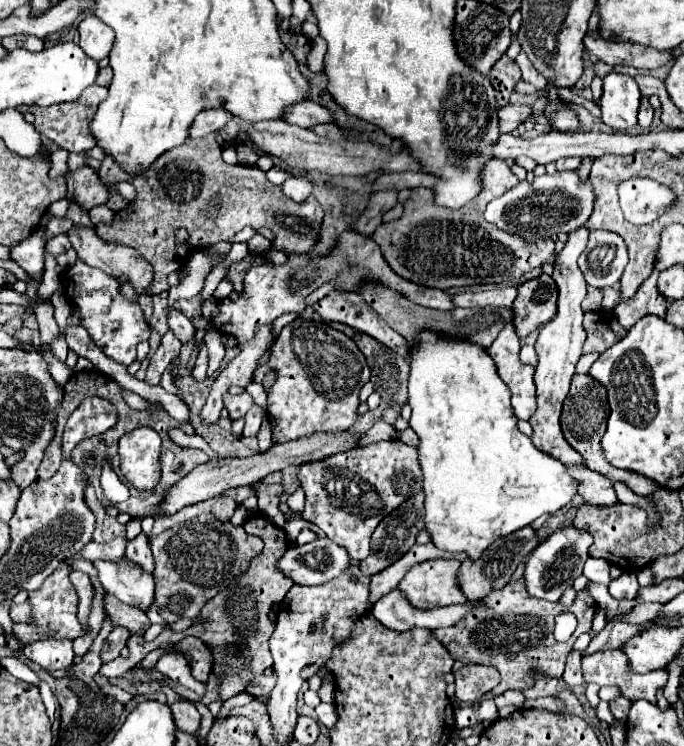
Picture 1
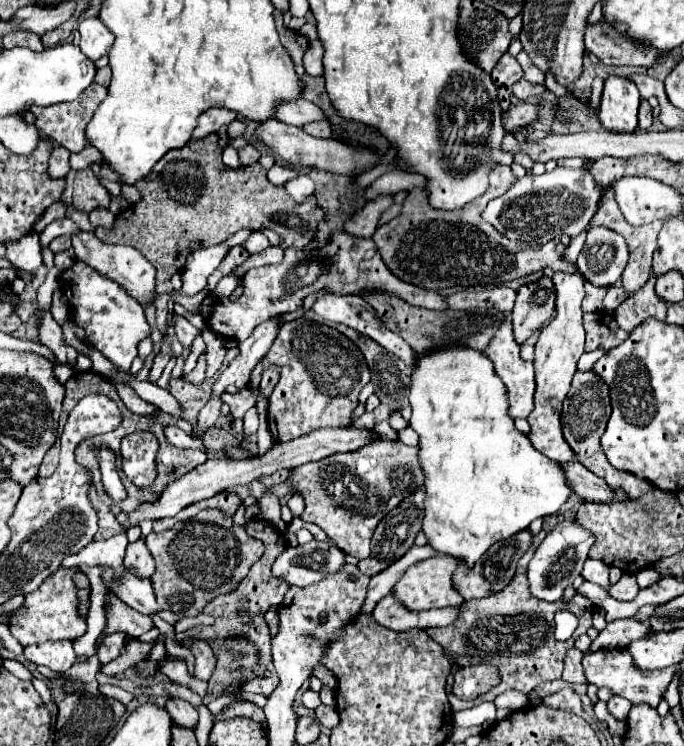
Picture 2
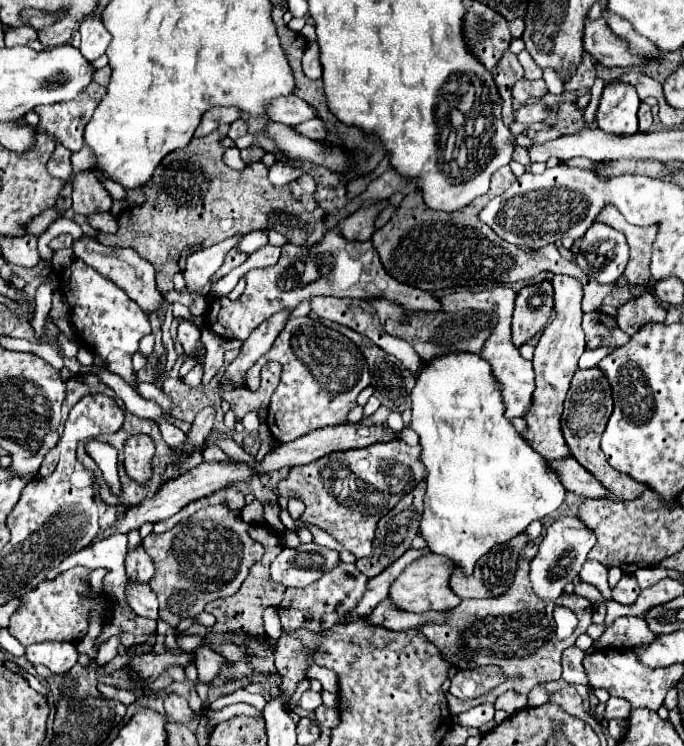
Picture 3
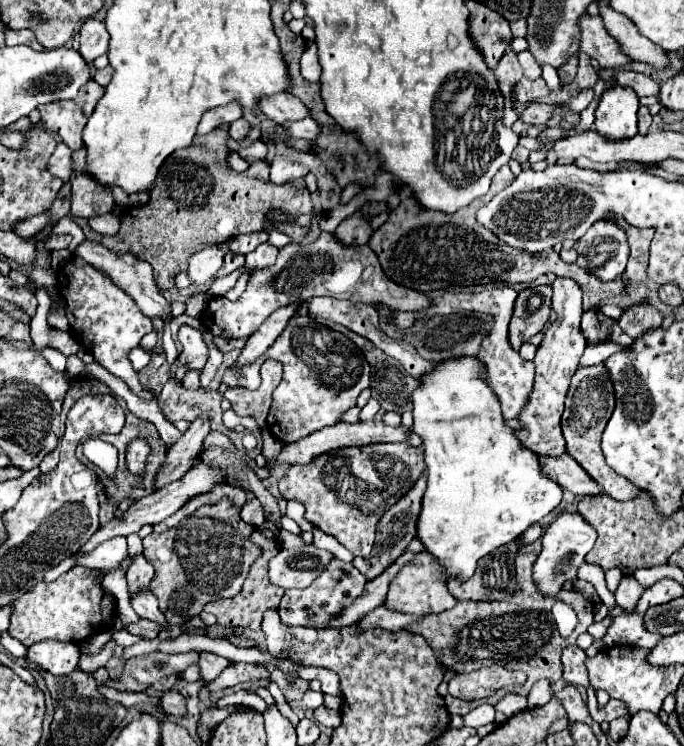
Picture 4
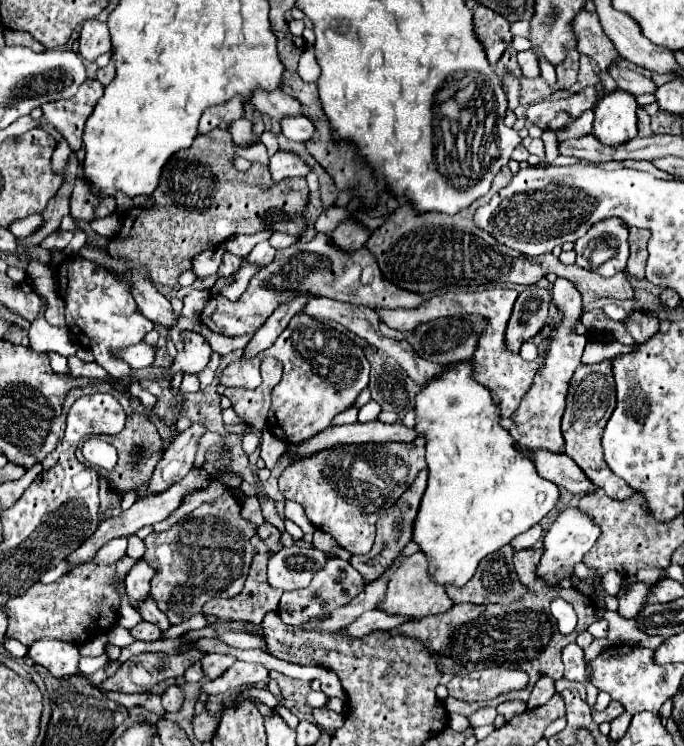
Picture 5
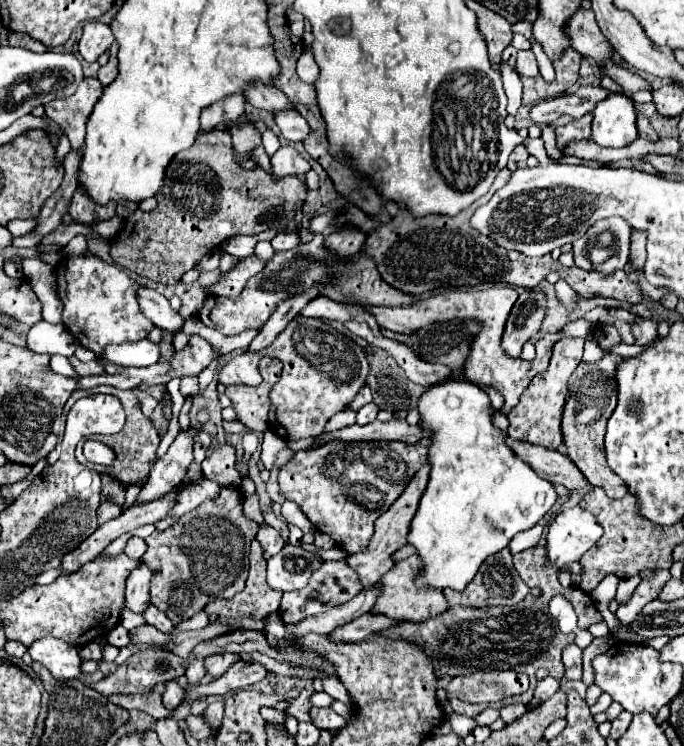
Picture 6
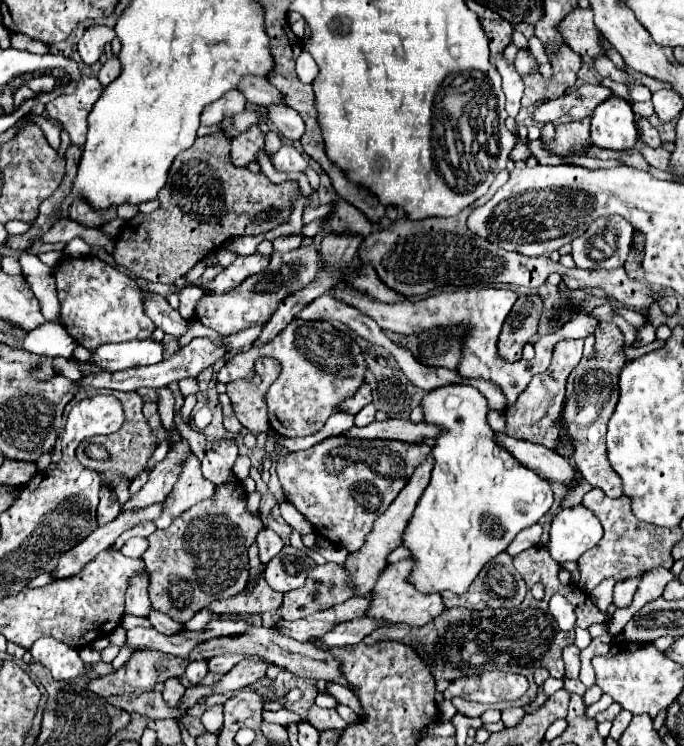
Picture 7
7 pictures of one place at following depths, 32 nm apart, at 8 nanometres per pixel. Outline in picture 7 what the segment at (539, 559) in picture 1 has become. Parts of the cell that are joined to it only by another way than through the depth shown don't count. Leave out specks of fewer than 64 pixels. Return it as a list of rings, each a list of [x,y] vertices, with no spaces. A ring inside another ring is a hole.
[[[584,506],[562,510],[554,516],[548,538],[550,556],[562,564],[578,560],[588,548],[596,546],[602,538],[602,526],[598,518]]]

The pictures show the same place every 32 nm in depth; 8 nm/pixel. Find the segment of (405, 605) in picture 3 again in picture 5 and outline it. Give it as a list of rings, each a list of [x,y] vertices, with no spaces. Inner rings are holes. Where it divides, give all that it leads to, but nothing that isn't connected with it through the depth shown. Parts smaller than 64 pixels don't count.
[[[412,554],[410,558],[406,558],[404,564],[400,564],[400,568],[390,576],[388,582],[388,592],[384,596],[384,600],[378,604],[378,608],[390,612],[390,614],[402,614],[402,616],[410,616],[410,618],[424,618],[430,614],[440,614],[444,610],[450,610],[454,606],[454,602],[448,598],[446,588],[440,586],[428,568],[428,560],[424,554]]]

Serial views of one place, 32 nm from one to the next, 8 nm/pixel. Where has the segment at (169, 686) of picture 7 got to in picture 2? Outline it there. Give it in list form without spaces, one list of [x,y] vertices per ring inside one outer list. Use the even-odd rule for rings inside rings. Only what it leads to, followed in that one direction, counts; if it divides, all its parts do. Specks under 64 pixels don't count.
[[[174,698],[174,700],[168,700],[166,702],[166,710],[170,712],[172,716],[172,722],[180,728],[188,728],[188,730],[194,730],[196,724],[198,724],[198,712],[192,704],[188,704],[186,700],[182,698]]]

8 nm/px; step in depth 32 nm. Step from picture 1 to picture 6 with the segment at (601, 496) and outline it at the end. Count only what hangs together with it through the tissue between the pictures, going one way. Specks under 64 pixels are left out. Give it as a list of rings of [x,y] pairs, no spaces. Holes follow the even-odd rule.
[[[508,438],[508,444],[524,462],[528,462],[536,470],[536,474],[540,478],[544,478],[552,484],[562,484],[570,492],[590,486],[588,482],[584,482],[584,474],[580,474],[578,466],[568,456],[542,448],[542,446],[514,442],[512,438]]]

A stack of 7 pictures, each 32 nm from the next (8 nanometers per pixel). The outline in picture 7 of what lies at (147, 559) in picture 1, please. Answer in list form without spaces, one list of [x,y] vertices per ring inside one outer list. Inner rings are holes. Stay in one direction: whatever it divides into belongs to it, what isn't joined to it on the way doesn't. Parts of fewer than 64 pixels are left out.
[[[140,570],[136,578],[128,584],[126,590],[126,612],[136,616],[148,616],[150,612],[150,598],[148,598],[148,570]]]

